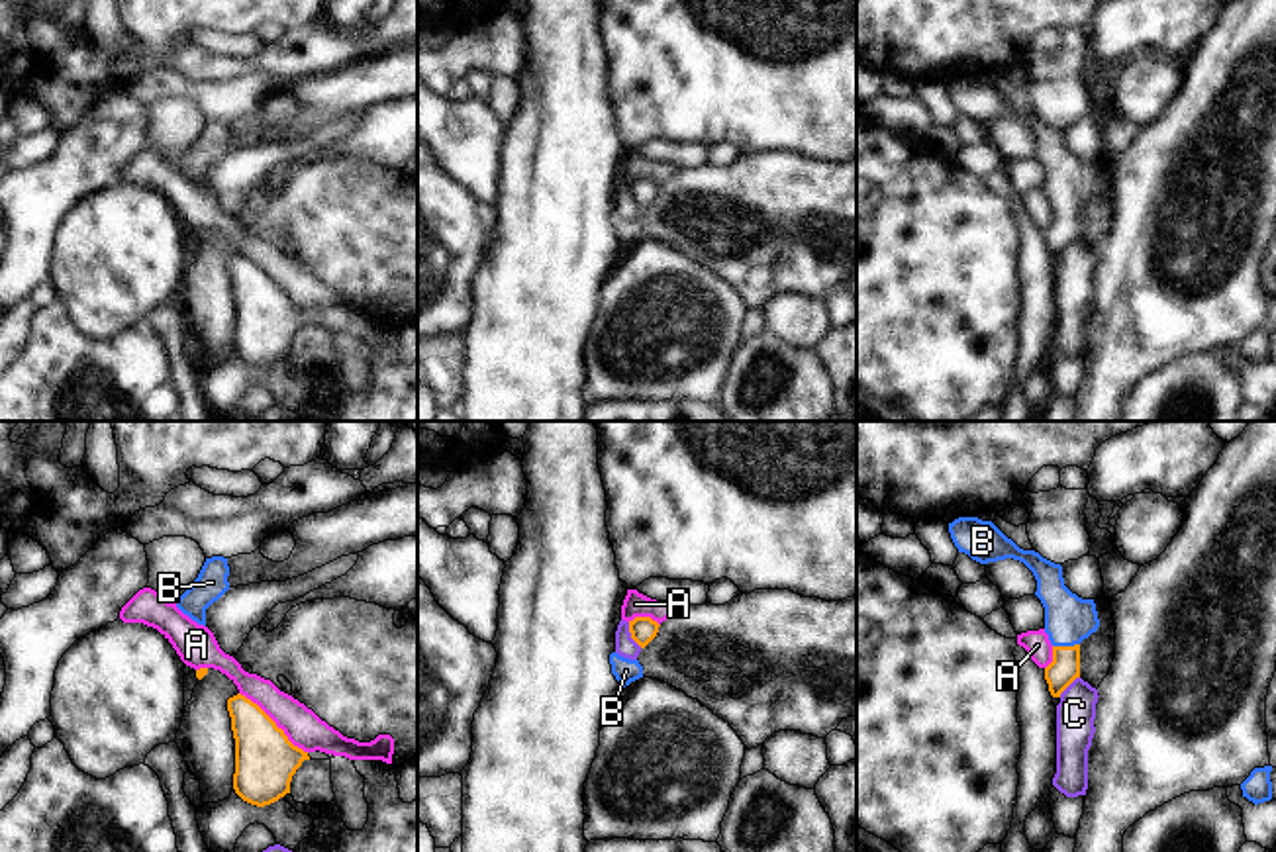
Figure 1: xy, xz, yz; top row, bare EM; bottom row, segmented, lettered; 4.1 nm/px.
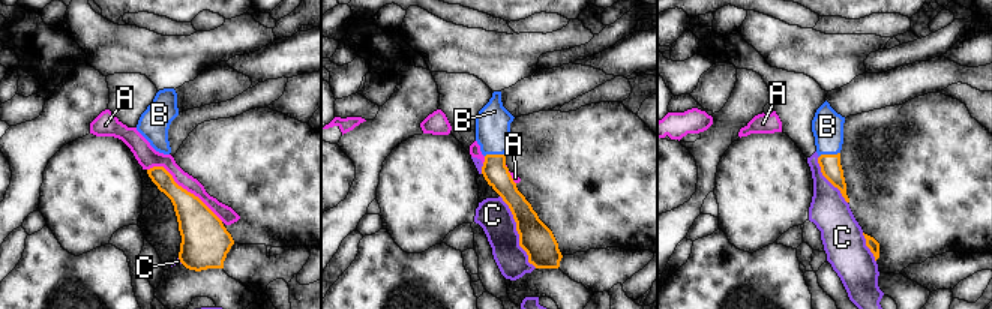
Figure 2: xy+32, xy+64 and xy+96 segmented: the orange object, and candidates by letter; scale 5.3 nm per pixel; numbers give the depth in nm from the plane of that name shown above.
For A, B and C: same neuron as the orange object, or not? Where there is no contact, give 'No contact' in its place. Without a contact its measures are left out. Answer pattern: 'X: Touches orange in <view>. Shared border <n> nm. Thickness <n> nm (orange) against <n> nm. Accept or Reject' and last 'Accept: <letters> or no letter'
A: Touches orange in xy. Shared border 380 nm. Thickness 260 nm (orange) against 160 nm. Reject
B: Touches orange in yz. Shared border 110 nm. Thickness 120 nm (orange) against 200 nm. Accept
C: Touches orange in xz. Shared border 120 nm. Thickness 110 nm (orange) against 90 nm. Reject
Accept: B

